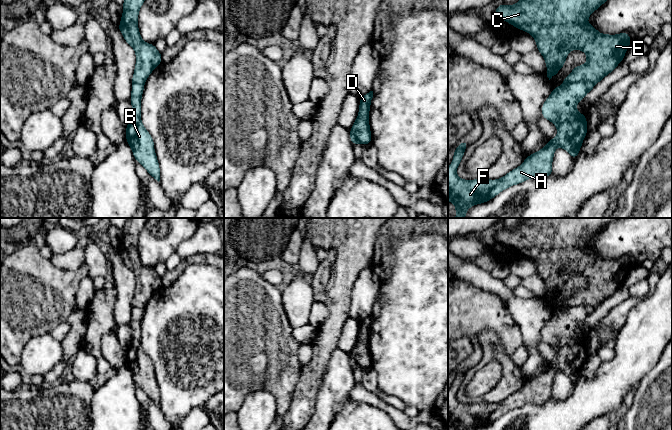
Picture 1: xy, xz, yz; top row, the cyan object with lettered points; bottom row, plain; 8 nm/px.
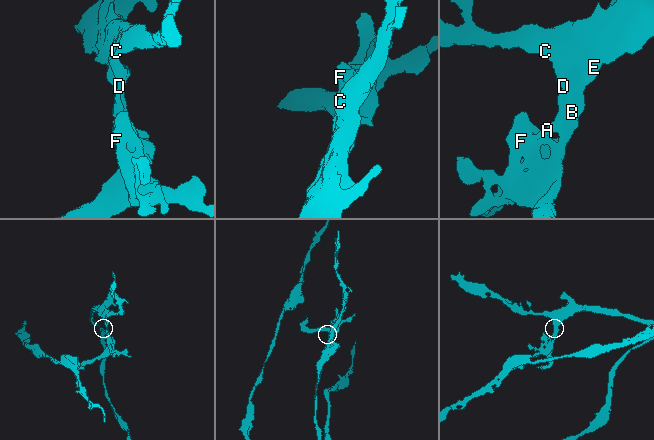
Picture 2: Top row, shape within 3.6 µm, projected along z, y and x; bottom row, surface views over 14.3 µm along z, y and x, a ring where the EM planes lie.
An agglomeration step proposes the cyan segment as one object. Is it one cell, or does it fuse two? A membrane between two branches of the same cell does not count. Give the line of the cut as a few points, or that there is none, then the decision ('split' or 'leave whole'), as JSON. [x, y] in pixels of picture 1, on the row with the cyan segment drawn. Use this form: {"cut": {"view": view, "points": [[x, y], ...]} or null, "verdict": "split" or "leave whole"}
{"cut": {"view": "yz", "points": [[568, 82], [592, 82], [594, 84]]}, "verdict": "split"}

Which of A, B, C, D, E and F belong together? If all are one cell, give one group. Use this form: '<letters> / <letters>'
A B F / C D E

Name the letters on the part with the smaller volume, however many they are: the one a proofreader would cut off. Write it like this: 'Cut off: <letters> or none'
Cut off: A, B, F

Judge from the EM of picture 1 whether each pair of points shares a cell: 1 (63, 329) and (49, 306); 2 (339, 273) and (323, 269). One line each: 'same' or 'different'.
1: different
2: different

